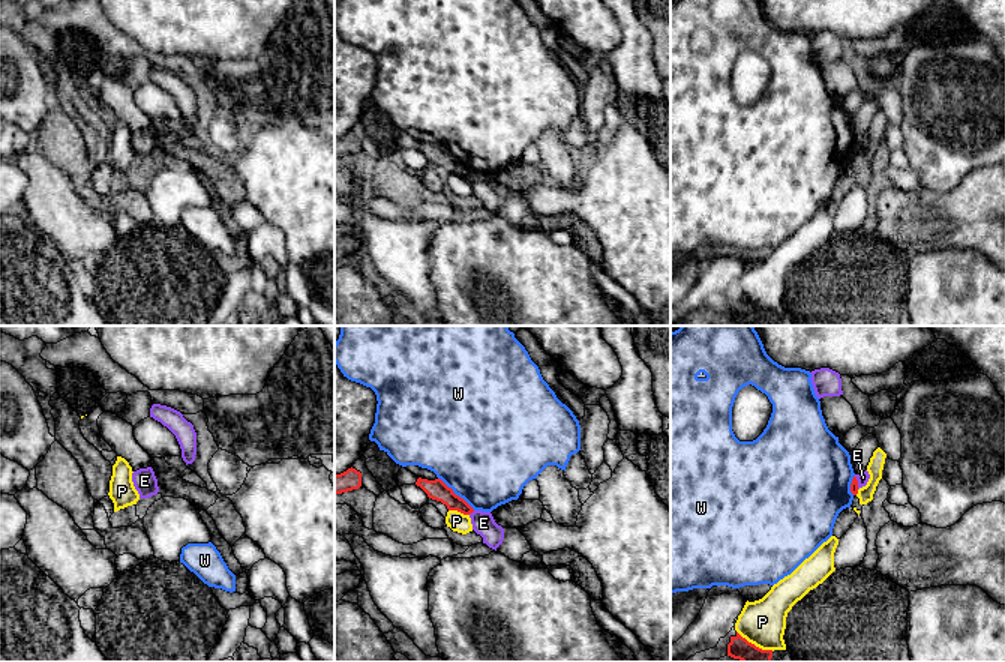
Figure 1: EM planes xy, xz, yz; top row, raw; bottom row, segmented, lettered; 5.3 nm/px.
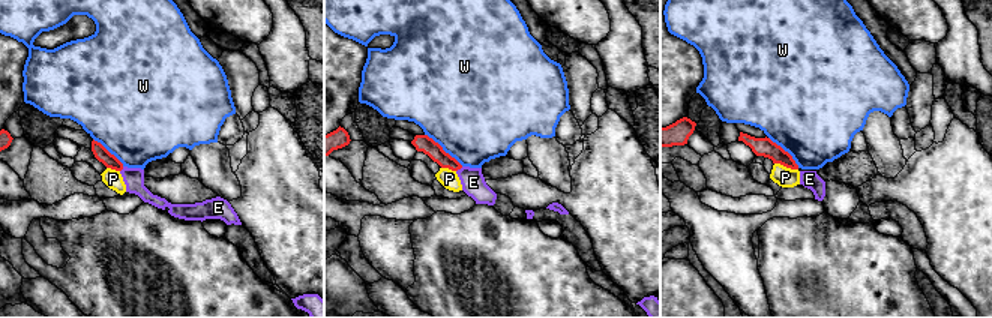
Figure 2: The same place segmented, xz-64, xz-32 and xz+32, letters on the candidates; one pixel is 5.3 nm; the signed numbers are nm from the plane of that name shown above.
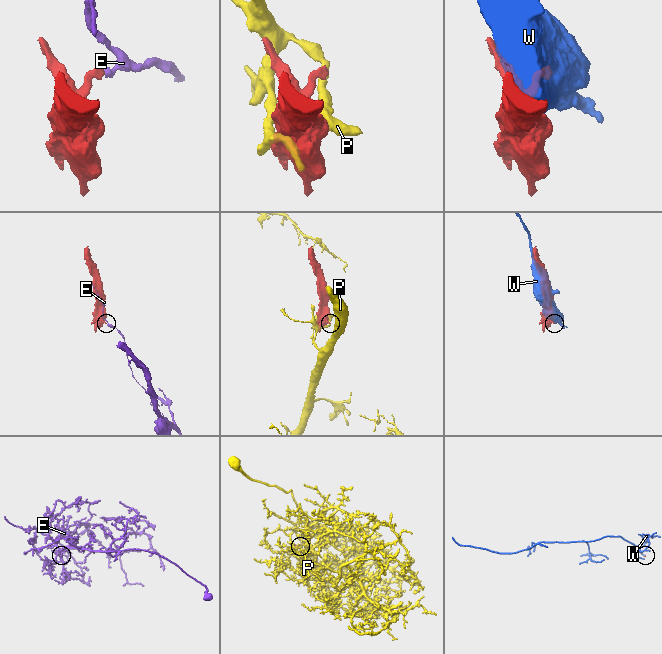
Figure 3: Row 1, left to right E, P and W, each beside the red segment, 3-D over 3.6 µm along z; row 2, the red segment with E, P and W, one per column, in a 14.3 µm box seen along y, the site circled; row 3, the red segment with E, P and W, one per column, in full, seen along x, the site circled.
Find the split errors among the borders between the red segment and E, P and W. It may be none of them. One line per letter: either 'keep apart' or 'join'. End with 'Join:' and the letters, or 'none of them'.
E: keep apart
P: keep apart
W: keep apart
Join: none of them

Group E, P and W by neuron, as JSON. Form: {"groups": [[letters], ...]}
{"groups": [["E"], ["P"], ["W"]]}

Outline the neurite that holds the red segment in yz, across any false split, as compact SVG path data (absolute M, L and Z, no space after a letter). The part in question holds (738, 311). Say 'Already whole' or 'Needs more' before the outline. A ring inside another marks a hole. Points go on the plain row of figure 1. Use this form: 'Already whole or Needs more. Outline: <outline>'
Already whole. Outline: M736 296L728 308L728 320L741 326L771 326L772 314L762 314Z

